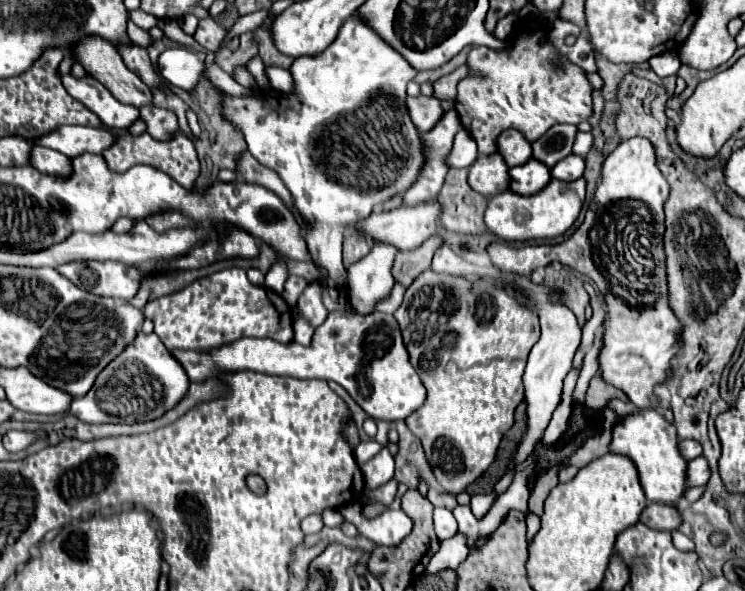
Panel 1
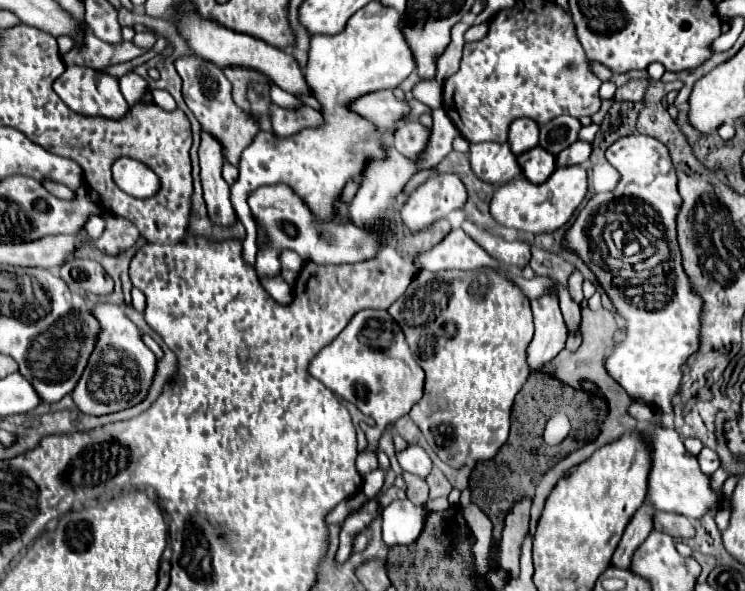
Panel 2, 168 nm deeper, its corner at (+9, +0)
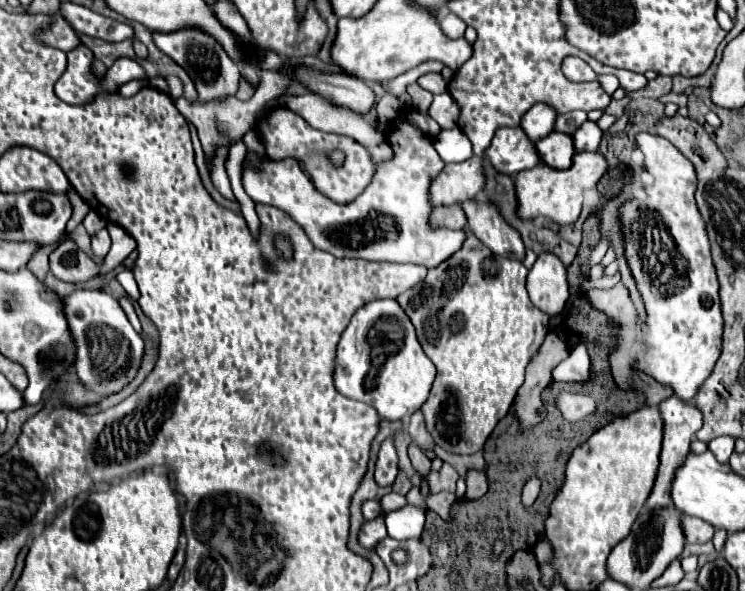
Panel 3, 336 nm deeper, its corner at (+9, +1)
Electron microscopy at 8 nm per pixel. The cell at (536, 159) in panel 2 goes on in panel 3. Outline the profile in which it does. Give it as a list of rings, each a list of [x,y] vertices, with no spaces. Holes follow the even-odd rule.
[[[551,131],[549,137],[543,137],[541,141],[537,141],[537,151],[543,163],[547,163],[549,167],[569,169],[575,155],[573,137],[561,131]]]

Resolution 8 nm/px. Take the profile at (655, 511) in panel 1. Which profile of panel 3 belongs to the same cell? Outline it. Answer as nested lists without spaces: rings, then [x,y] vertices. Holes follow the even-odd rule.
[[[683,517],[683,531],[687,537],[687,543],[707,543],[715,535],[715,527],[709,525],[703,519],[697,517]]]

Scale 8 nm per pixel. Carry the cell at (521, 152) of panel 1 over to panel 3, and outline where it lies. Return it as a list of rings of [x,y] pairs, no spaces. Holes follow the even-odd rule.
[[[537,103],[537,105],[533,105],[525,113],[525,117],[521,121],[521,127],[525,129],[525,133],[527,133],[529,139],[539,141],[541,137],[545,137],[545,135],[549,135],[553,131],[557,117],[559,117],[559,113],[551,105]]]

